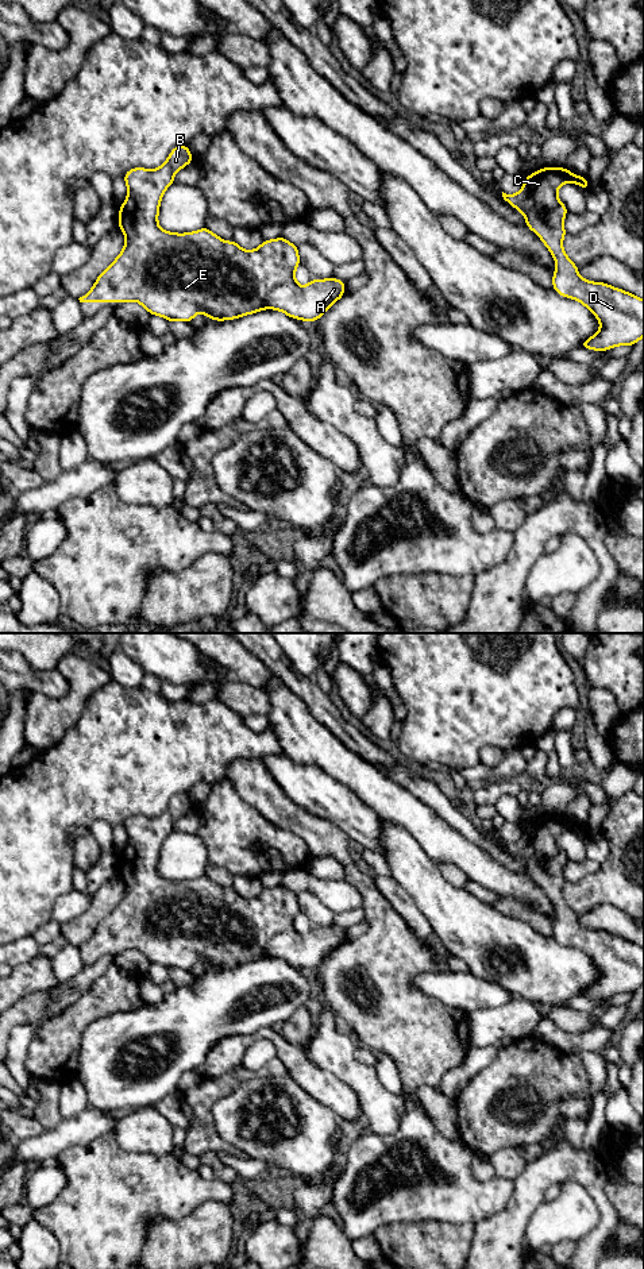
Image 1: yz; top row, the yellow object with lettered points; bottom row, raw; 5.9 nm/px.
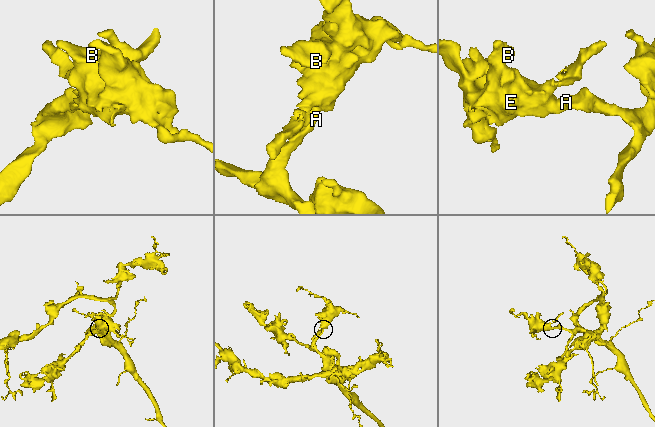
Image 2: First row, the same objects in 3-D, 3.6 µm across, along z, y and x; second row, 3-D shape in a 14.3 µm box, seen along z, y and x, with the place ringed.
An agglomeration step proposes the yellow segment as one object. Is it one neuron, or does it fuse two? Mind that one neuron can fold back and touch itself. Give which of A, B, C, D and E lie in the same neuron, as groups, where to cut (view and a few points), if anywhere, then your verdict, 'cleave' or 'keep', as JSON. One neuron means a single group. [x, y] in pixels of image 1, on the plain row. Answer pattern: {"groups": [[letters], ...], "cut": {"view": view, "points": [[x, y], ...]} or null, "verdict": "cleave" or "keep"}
{"groups": [["A", "B", "C", "D", "E"]], "cut": null, "verdict": "keep"}

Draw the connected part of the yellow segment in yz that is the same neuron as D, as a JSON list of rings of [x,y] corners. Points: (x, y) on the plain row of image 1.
[[[545,814],[529,822],[518,841],[502,840],[502,845],[524,863],[527,875],[543,888],[554,904],[555,940],[579,949],[598,967],[601,976],[579,995],[606,999],[624,992],[635,994],[644,984],[644,948],[605,930],[583,927],[576,913],[563,898],[562,890],[567,883],[563,869],[568,859],[556,840],[568,830],[585,838],[591,836],[586,825],[579,825],[564,815]]]

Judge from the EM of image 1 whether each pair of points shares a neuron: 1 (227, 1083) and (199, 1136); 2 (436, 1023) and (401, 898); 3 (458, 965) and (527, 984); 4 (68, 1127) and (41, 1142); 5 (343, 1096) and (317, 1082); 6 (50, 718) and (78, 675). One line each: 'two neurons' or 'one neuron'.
1: one neuron
2: two neurons
3: two neurons
4: one neuron
5: one neuron
6: one neuron

